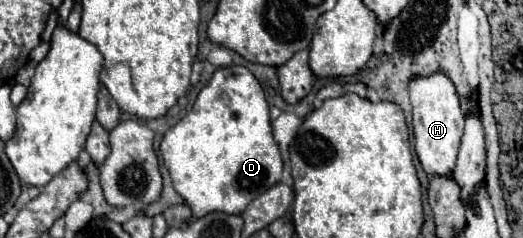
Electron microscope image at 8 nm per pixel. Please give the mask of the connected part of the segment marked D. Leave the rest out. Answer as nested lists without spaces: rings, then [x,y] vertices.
[[[243,65],[217,69],[211,81],[197,95],[193,109],[163,135],[161,155],[165,167],[171,173],[175,191],[185,199],[195,217],[203,217],[213,211],[239,215],[255,197],[259,197],[259,193],[265,193],[271,185],[279,183],[283,173],[283,159],[273,139],[269,105],[255,75]]]

